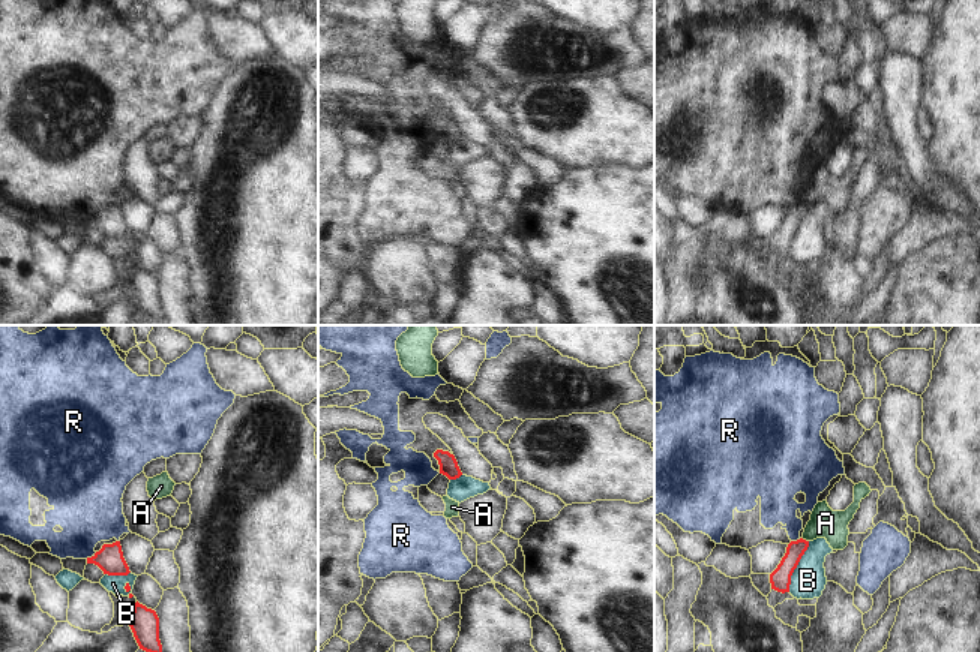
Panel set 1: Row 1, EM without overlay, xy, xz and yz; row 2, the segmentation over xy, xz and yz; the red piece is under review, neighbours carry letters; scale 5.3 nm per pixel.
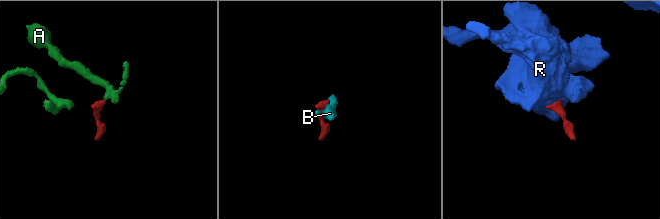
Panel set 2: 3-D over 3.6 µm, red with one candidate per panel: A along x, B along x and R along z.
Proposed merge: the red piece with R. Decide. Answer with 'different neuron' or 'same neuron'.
different neuron

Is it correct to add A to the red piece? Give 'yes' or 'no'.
no

